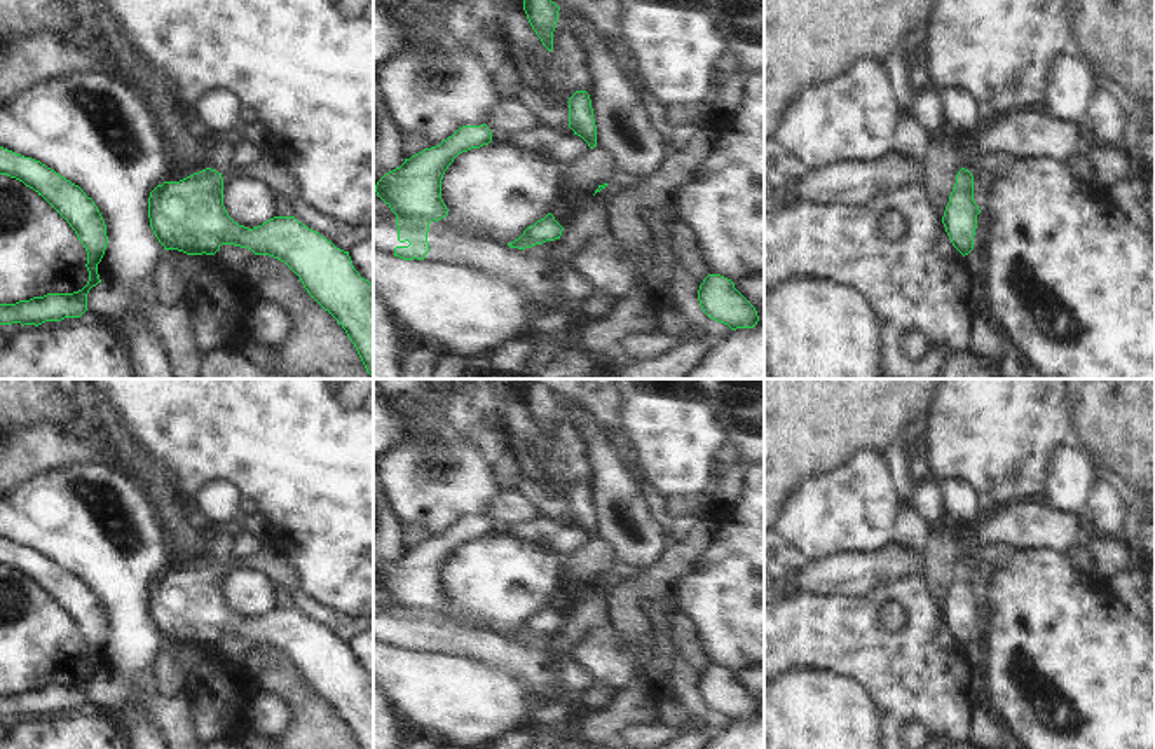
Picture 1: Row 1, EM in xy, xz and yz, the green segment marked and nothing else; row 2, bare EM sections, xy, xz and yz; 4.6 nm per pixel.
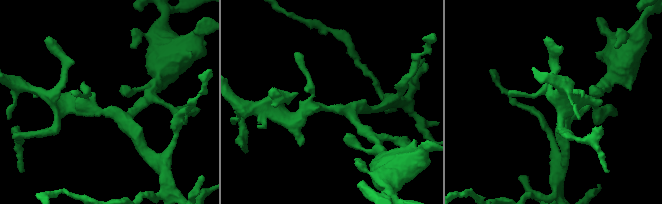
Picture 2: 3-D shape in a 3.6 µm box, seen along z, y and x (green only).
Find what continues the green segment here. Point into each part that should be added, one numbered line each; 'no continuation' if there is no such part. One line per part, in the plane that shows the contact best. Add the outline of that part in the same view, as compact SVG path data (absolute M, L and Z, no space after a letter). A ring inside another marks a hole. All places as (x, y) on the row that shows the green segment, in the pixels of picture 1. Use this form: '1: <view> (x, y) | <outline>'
no continuation

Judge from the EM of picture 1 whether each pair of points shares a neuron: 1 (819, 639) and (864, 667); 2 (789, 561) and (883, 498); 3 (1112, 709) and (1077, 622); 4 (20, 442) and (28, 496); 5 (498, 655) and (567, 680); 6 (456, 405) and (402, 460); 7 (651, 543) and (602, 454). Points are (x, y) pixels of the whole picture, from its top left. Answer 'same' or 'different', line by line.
1: same
2: different
3: same
4: different
5: same
6: different
7: same

